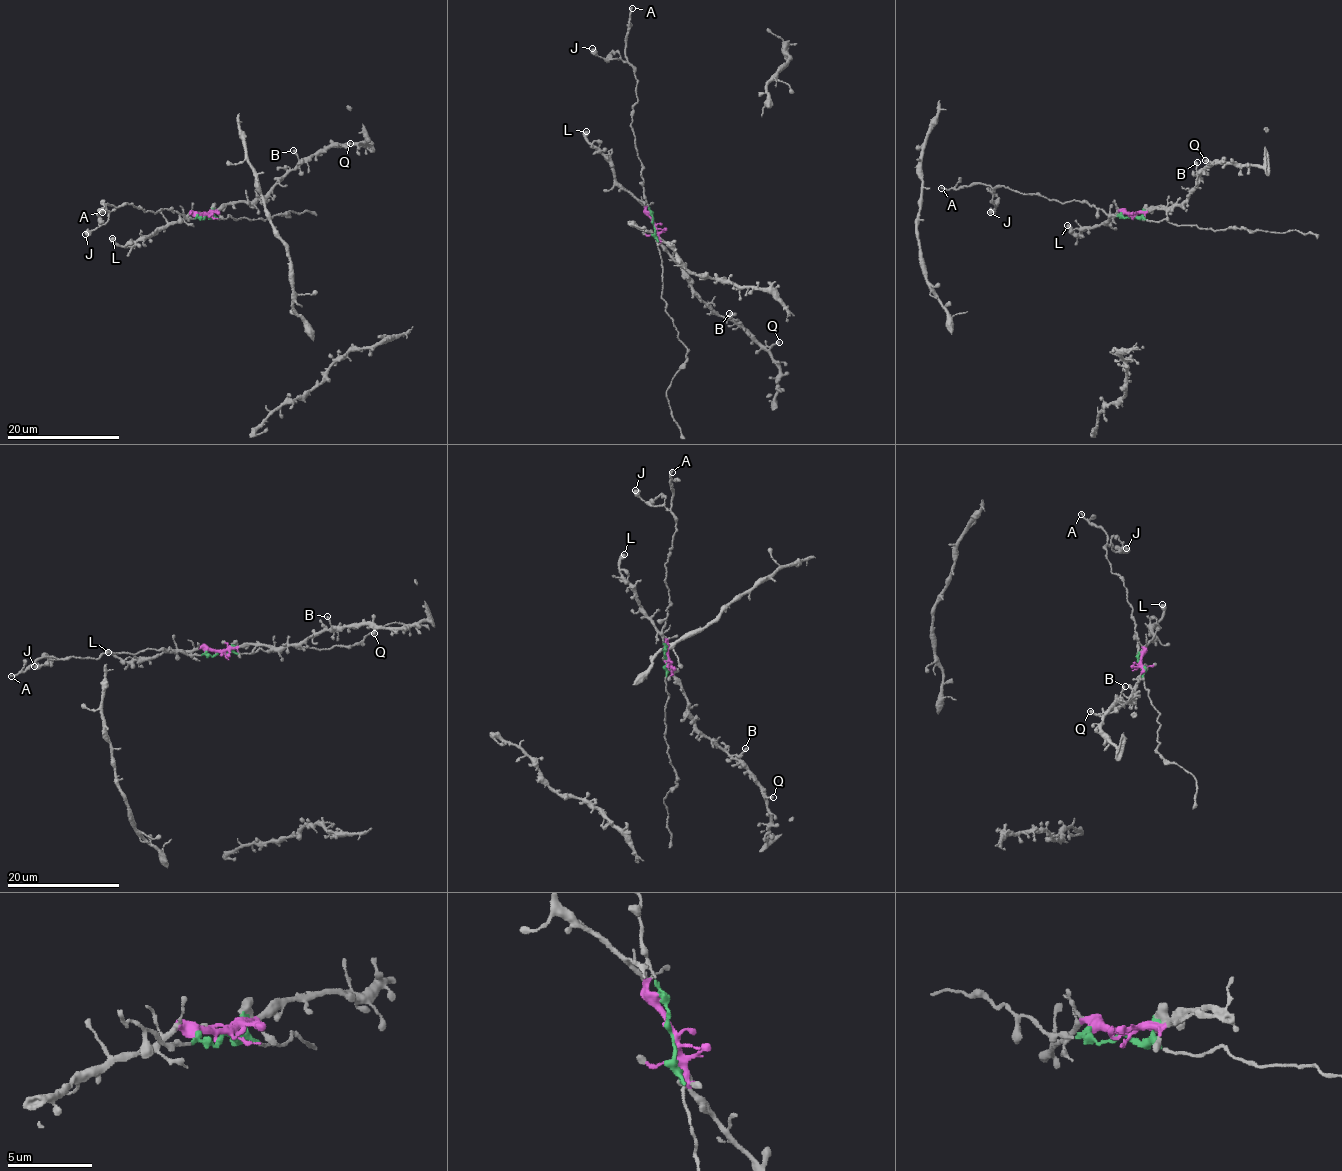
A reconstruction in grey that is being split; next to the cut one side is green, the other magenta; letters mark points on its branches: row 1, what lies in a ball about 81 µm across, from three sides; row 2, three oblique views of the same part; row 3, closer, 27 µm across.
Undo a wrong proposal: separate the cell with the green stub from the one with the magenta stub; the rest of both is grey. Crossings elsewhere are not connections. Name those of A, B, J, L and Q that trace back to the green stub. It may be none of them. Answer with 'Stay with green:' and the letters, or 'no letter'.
Stay with green: A, J

